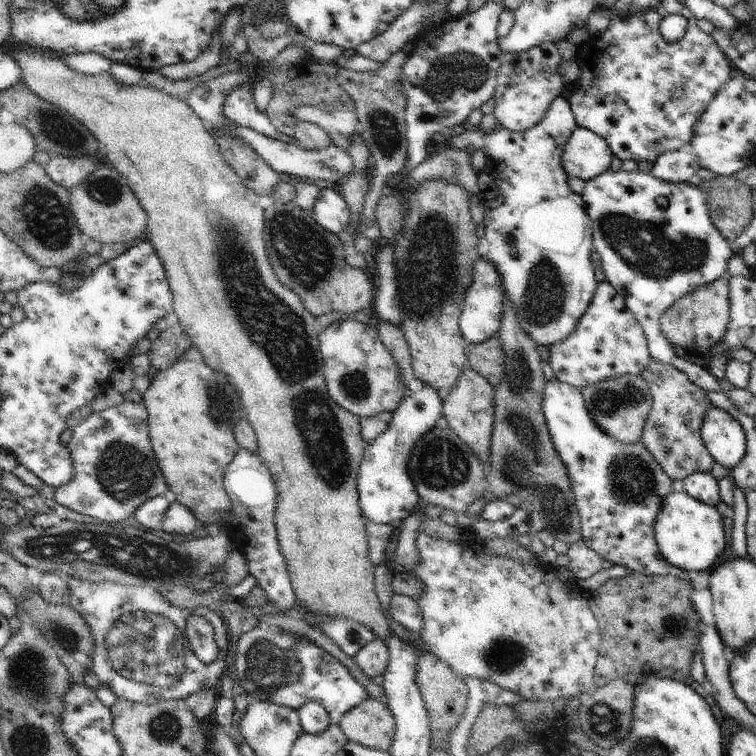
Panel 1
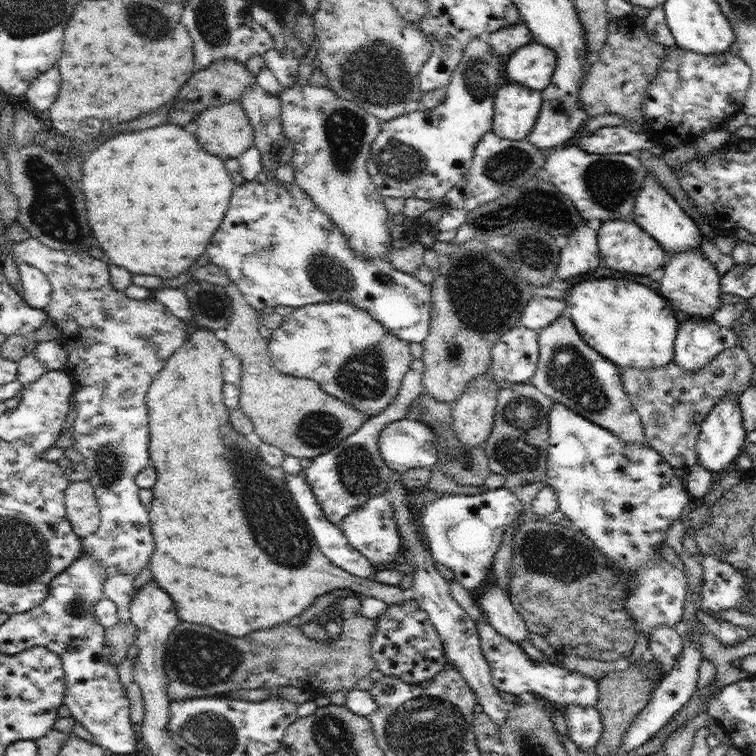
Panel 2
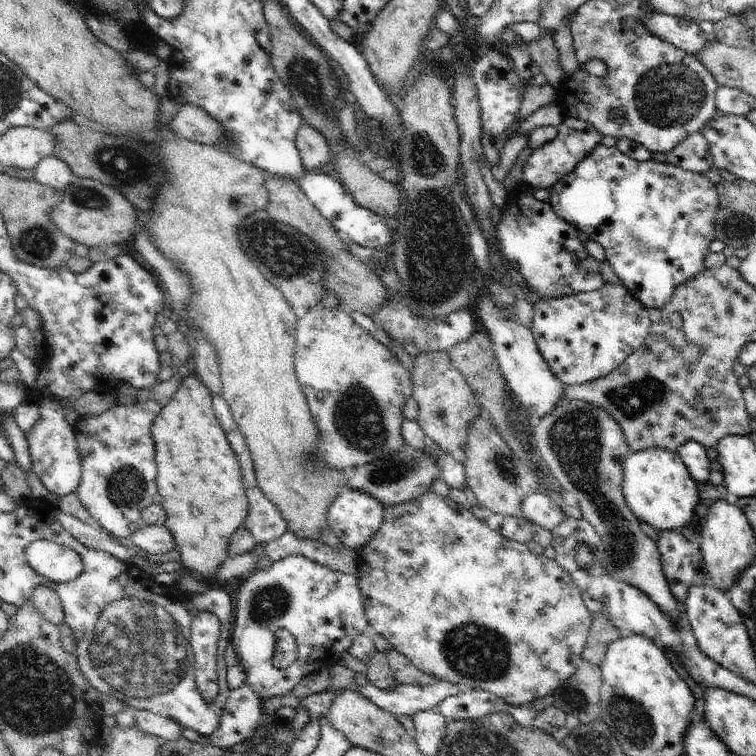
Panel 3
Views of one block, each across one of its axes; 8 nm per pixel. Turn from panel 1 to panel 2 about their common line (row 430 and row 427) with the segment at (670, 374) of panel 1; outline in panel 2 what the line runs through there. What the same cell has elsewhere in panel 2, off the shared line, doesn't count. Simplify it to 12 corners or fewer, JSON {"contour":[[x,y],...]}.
{"contour":[[728,348],[698,372],[620,366],[644,443],[699,464],[702,421],[750,386],[755,366]]}

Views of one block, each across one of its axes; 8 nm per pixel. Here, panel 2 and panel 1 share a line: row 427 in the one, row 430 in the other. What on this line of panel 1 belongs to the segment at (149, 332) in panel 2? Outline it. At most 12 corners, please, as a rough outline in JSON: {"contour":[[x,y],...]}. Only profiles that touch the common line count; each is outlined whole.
{"contour":[[144,401],[94,411],[53,498],[125,524],[168,490]]}

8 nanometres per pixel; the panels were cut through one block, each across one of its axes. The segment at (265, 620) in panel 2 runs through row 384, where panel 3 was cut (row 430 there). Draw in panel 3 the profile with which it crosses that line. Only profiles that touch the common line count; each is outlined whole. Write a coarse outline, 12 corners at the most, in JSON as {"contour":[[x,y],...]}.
{"contour":[[186,376],[151,426],[182,566],[216,579],[248,516],[213,398]]}

